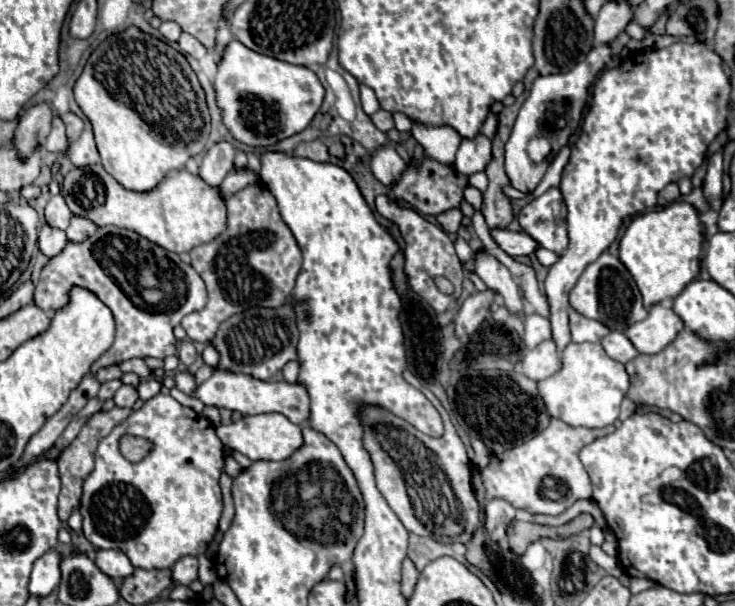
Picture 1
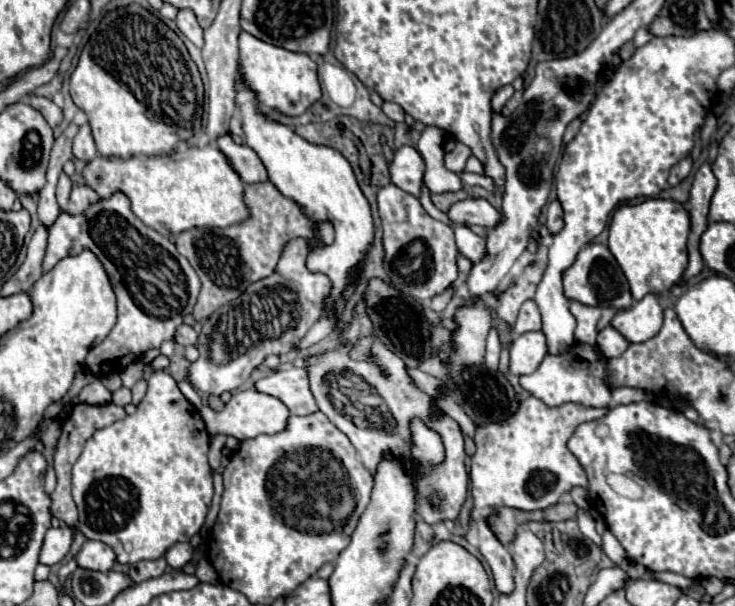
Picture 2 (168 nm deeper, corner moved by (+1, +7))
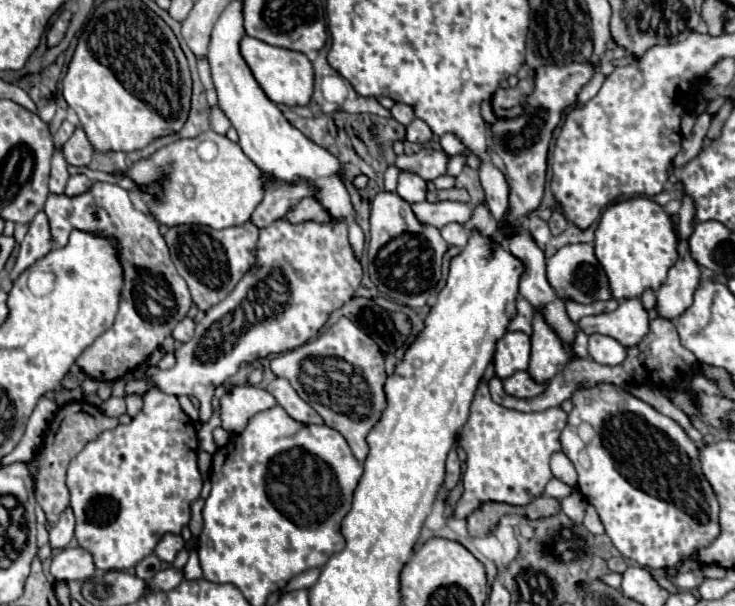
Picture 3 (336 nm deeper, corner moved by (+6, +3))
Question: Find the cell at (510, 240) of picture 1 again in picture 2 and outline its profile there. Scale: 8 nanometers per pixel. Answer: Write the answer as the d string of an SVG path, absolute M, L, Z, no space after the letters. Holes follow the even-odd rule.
M469 197L465 201L453 203L447 211L447 217L453 225L483 225L493 227L501 221L501 213L495 211L485 199Z

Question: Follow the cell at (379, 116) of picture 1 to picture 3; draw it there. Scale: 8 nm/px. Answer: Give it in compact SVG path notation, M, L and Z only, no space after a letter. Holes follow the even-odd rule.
M396 103L396 105L390 109L390 113L392 113L392 117L394 117L398 123L402 123L402 125L408 125L408 123L414 119L412 109L406 107L404 103Z

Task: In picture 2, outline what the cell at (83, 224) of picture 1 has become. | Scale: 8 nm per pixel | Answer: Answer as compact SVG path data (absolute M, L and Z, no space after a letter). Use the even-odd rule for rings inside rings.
M75 185L69 197L69 205L65 207L65 211L69 211L71 215L79 215L83 213L91 203L95 203L99 197L95 195L95 191L91 191L91 187L87 185Z

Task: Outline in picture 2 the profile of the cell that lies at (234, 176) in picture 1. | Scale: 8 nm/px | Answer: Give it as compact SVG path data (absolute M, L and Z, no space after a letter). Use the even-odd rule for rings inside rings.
M221 135L217 139L217 147L229 157L233 169L241 175L245 183L257 183L257 181L267 181L267 169L261 163L257 153L245 153L245 145L237 145L231 135Z

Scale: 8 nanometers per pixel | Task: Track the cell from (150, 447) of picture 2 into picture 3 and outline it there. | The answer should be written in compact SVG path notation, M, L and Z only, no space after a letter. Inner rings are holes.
M152 383L144 395L142 411L128 425L118 425L116 429L100 433L70 461L66 485L70 489L70 507L76 515L76 539L94 555L94 565L98 569L130 569L154 553L162 535L180 535L190 523L190 505L202 491L196 455L198 437L192 419L182 411L174 395L164 393Z

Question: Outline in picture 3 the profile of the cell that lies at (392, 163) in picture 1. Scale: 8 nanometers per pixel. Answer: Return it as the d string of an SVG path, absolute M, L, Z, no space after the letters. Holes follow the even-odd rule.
M400 171L396 193L408 203L420 203L426 199L426 181L410 171Z

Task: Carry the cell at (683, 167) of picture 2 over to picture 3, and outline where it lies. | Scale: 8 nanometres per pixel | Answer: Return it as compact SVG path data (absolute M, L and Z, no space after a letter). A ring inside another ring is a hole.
M706 113L698 115L692 133L690 133L688 137L682 139L682 149L680 149L680 153L678 153L678 155L674 157L674 161L672 161L674 171L682 169L688 161L692 161L692 159L700 153L700 149L702 149L702 141L704 141L706 131L708 131L708 125L710 125L710 119L712 119L712 117L706 115Z

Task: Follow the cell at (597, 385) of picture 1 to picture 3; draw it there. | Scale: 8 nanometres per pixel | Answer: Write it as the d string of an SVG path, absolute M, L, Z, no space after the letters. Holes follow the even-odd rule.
M518 371L512 377L504 379L502 383L504 383L504 391L508 395L524 397L524 399L526 397L538 397L538 395L542 395L548 389L548 381L544 381L544 383L534 381L528 371Z

